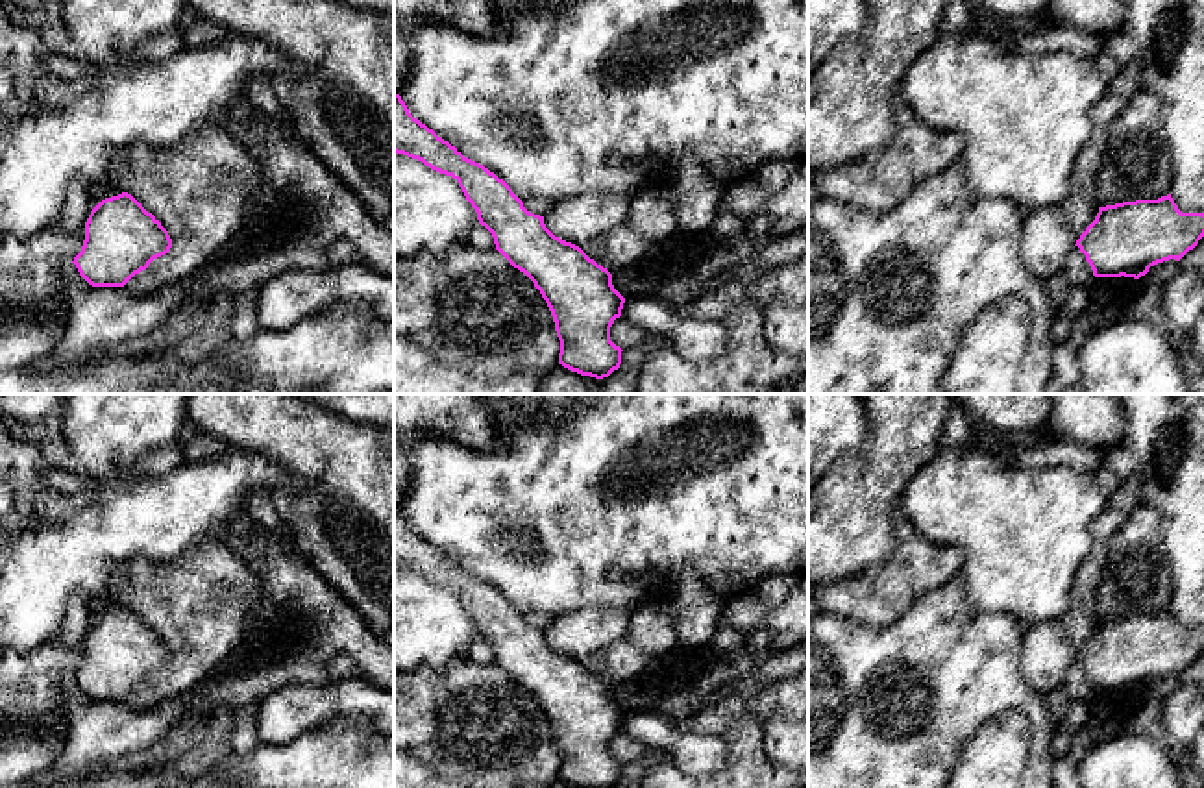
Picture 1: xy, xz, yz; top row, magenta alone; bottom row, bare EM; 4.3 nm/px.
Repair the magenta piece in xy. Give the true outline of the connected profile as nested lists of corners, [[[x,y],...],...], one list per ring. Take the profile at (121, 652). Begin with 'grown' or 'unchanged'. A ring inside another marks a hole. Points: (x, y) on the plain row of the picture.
unchanged; [[[122,607],[91,625],[81,666],[72,677],[92,701],[124,701],[170,662],[172,653],[161,636]]]

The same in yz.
unchanged; [[[1171,609],[1099,622],[1075,660],[1095,692],[1139,694],[1150,681],[1180,675],[1204,651],[1204,627],[1182,627]]]

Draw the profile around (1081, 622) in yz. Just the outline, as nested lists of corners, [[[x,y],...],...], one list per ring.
[[[1106,505],[1091,525],[1093,548],[1075,573],[1073,601],[1067,614],[1060,620],[1075,655],[1080,653],[1099,627],[1097,592],[1108,557],[1108,544],[1124,523],[1124,518],[1126,516],[1119,514],[1112,505]]]

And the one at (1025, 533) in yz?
[[[969,444],[940,448],[910,479],[899,509],[928,542],[964,549],[960,575],[977,609],[1012,614],[1030,627],[1067,614],[1075,573],[1093,548],[1091,525],[1106,505],[1093,474],[1063,464],[1023,470]]]

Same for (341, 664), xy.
[[[324,653],[320,662],[331,675],[338,675],[346,679],[361,675],[355,660],[344,653]]]

